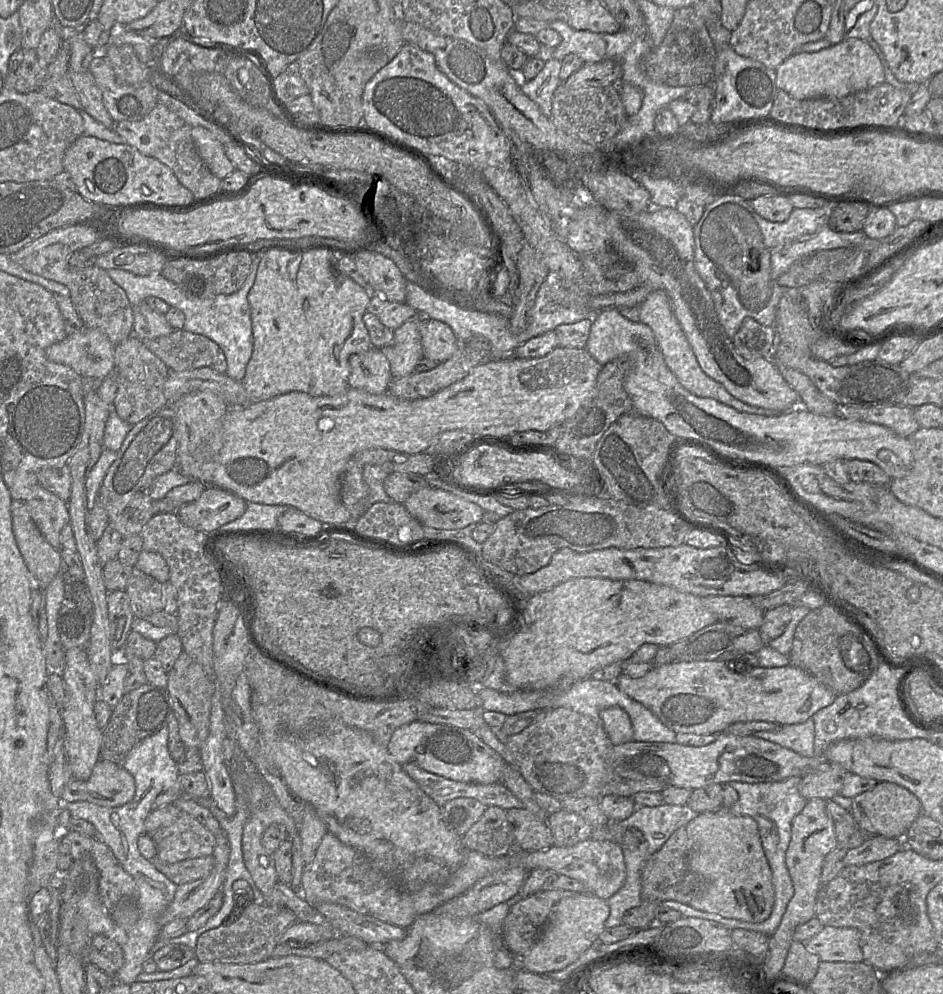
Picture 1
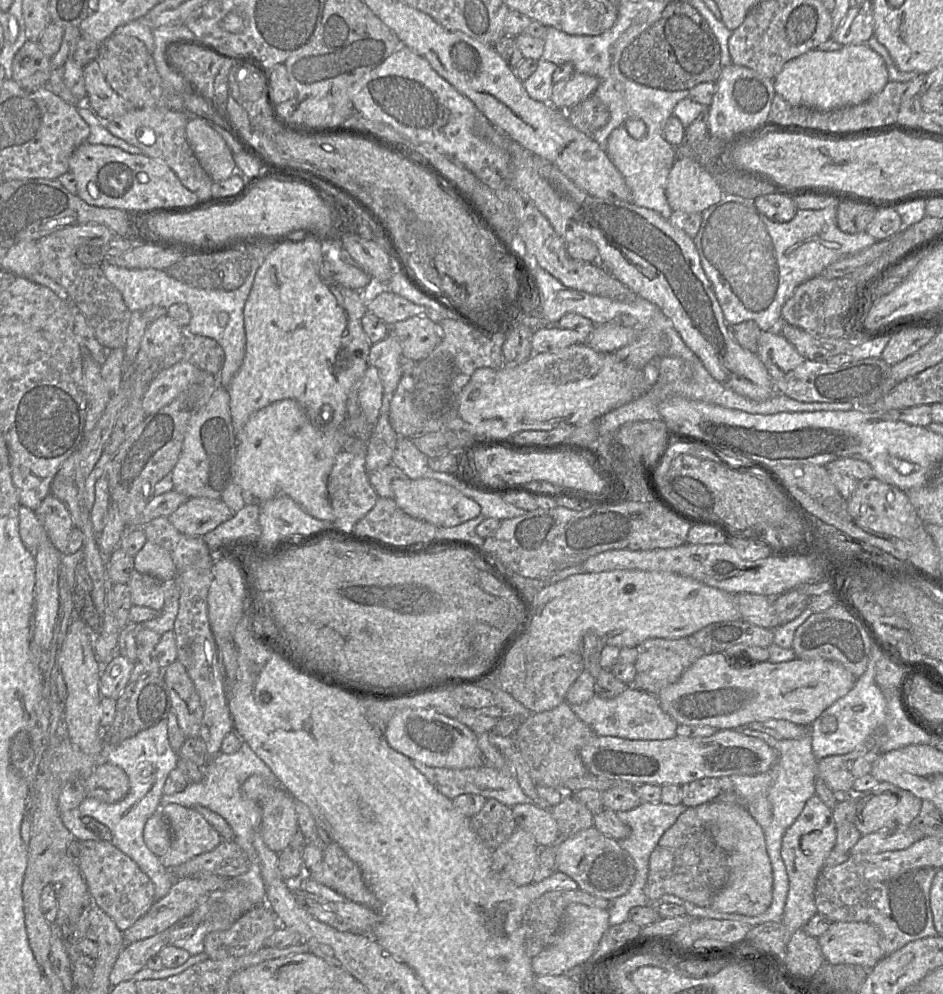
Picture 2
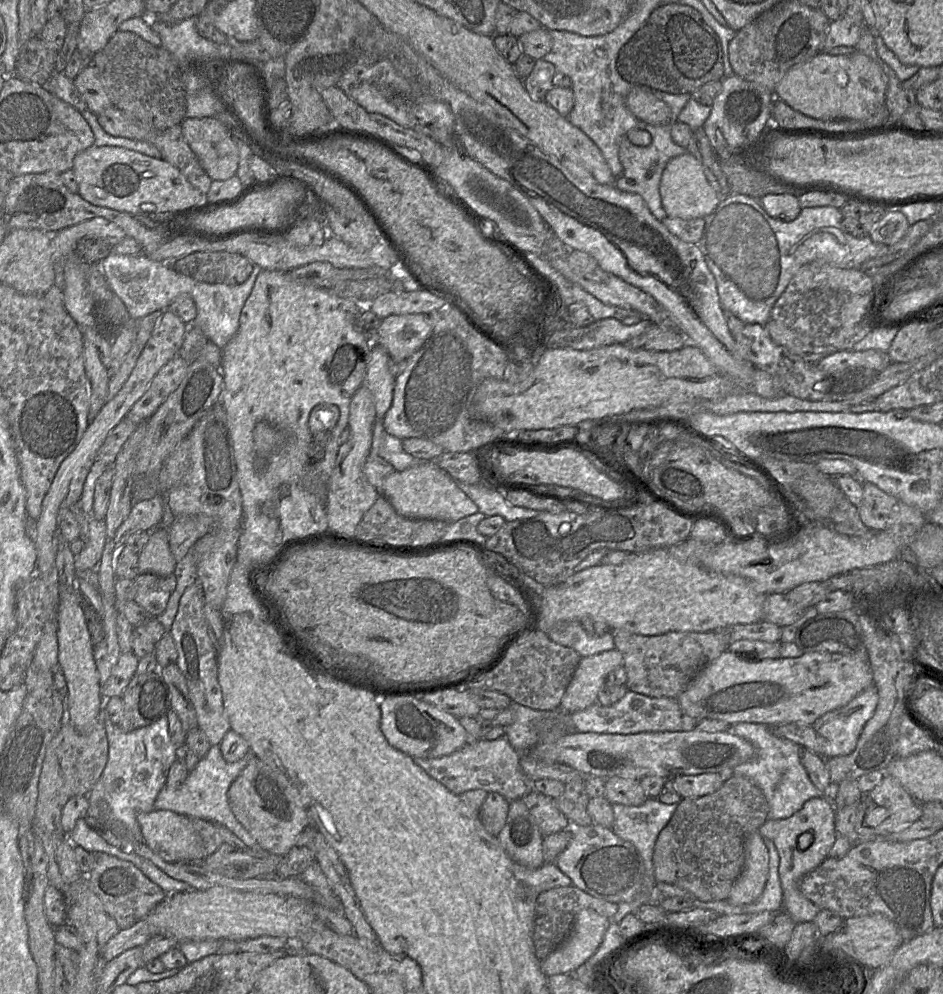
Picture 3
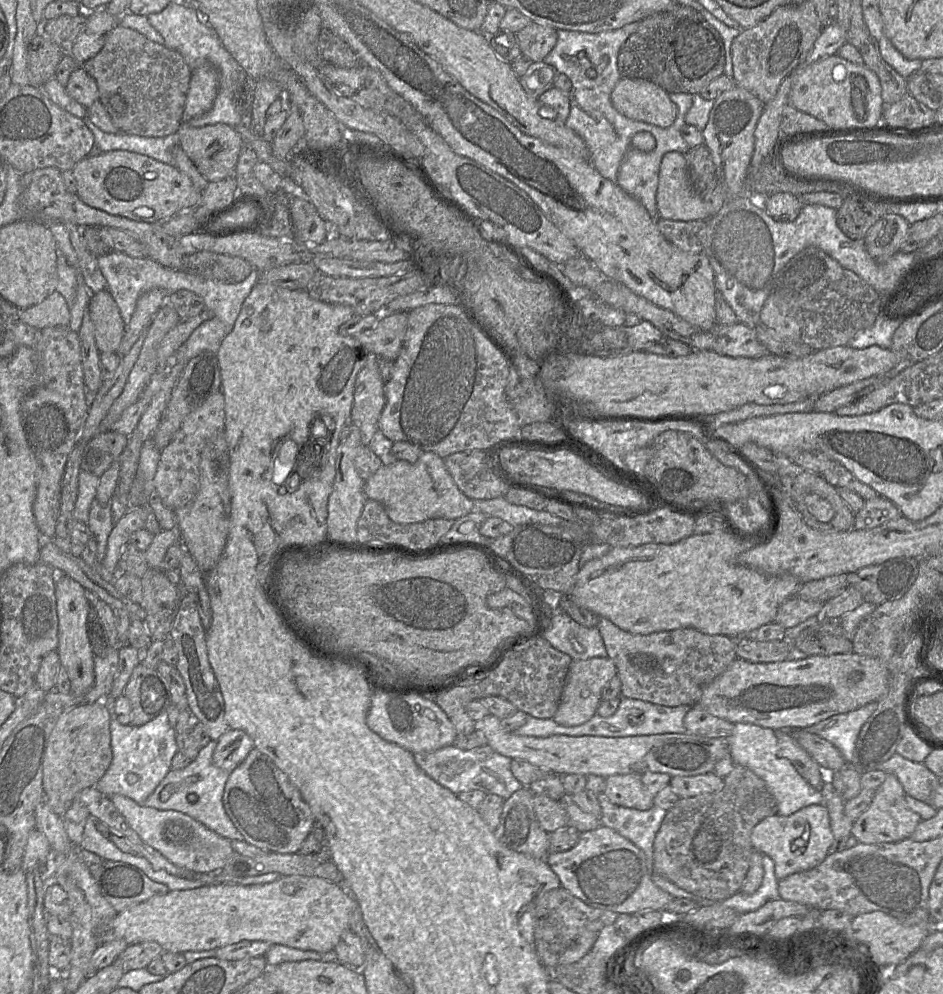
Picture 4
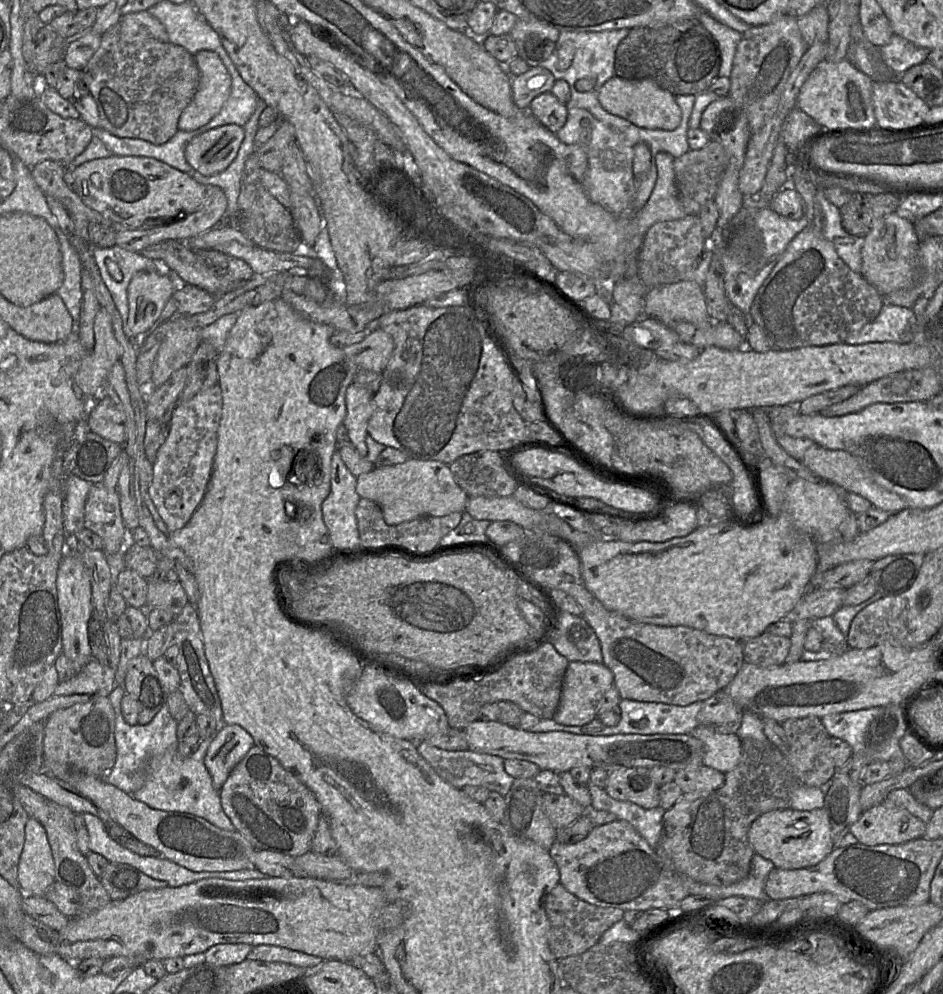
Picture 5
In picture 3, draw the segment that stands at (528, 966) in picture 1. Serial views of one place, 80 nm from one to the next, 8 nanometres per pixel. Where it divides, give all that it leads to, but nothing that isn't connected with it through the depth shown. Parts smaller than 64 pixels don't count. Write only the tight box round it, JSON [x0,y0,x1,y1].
[542,910,610,977]

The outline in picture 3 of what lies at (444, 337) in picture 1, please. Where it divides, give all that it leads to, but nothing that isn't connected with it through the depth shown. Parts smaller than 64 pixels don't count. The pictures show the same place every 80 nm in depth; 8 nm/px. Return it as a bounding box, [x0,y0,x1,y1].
[372,315,431,362]

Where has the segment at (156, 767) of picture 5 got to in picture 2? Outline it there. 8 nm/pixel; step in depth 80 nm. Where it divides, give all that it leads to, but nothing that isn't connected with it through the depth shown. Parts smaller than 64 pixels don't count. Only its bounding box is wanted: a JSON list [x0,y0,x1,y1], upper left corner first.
[160,742,279,862]

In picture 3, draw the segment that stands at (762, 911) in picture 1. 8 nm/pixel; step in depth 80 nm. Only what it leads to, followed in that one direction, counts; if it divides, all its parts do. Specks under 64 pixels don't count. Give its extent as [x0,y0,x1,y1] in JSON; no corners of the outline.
[727,831,769,905]

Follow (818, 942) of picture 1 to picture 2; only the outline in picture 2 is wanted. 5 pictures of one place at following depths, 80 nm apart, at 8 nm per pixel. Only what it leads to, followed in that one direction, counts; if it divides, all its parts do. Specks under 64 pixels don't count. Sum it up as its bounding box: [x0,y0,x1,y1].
[817,922,885,969]

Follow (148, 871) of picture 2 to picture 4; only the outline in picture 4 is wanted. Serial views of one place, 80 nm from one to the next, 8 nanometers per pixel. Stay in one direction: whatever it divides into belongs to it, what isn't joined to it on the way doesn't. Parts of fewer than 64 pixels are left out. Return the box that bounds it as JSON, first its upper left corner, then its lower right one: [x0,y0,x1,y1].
[95,696,178,804]

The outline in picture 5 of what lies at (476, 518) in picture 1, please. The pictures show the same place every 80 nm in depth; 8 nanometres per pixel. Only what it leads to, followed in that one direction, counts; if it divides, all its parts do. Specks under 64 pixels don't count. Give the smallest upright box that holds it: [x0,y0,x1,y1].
[356,459,467,525]

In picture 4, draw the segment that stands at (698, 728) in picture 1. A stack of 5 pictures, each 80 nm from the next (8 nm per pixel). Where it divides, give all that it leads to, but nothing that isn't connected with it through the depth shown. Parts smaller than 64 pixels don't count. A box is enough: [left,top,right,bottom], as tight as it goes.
[697,653,889,730]

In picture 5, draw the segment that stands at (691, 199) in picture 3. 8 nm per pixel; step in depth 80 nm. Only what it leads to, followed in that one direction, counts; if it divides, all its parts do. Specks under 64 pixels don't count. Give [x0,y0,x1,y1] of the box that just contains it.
[635,152,689,237]

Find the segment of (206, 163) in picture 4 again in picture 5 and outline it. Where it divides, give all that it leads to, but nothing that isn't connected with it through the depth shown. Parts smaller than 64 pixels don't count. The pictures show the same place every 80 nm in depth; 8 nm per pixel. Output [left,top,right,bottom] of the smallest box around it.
[186,124,244,176]

